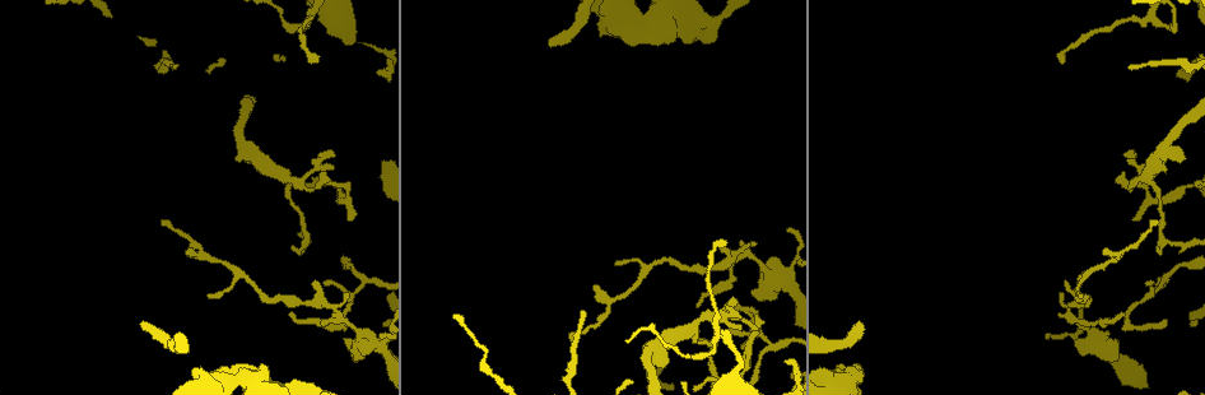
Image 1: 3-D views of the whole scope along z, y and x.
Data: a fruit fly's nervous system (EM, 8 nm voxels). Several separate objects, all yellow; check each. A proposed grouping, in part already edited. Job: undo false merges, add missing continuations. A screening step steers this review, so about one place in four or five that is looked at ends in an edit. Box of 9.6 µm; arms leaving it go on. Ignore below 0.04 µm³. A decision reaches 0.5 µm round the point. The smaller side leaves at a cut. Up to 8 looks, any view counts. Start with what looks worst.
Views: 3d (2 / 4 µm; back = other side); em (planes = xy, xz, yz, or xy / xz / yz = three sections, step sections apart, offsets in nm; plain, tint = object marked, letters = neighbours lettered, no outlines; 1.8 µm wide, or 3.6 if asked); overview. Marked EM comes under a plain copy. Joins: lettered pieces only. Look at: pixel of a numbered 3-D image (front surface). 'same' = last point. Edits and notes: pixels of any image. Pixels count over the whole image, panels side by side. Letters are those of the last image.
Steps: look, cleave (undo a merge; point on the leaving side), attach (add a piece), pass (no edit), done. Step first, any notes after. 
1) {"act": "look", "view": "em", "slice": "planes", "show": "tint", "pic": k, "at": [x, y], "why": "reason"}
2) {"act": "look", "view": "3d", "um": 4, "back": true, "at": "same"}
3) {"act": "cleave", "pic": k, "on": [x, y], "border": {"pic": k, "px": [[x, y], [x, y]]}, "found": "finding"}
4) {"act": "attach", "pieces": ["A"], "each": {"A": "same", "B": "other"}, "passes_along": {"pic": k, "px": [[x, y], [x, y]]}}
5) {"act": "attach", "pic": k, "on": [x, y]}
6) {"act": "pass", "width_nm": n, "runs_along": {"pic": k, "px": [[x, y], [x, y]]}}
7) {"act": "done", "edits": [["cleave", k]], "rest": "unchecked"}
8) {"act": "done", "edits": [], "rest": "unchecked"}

{"act": "look", "view": "3d", "um": 2, "pic": 1, "at": [739, 254], "why": "sharp bend"}

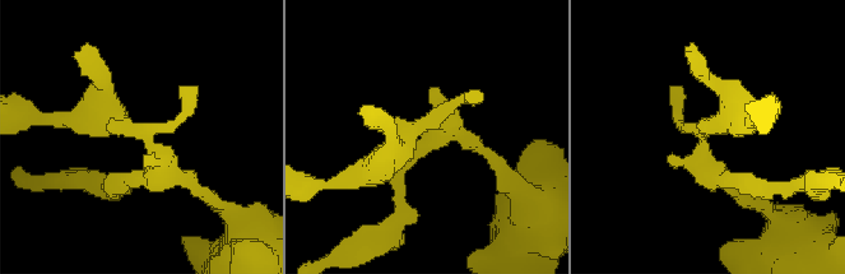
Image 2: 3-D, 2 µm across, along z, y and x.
{"act": "look", "view": "em", "slice": "planes", "show": "letters", "pic": 2, "at": [141, 130]}

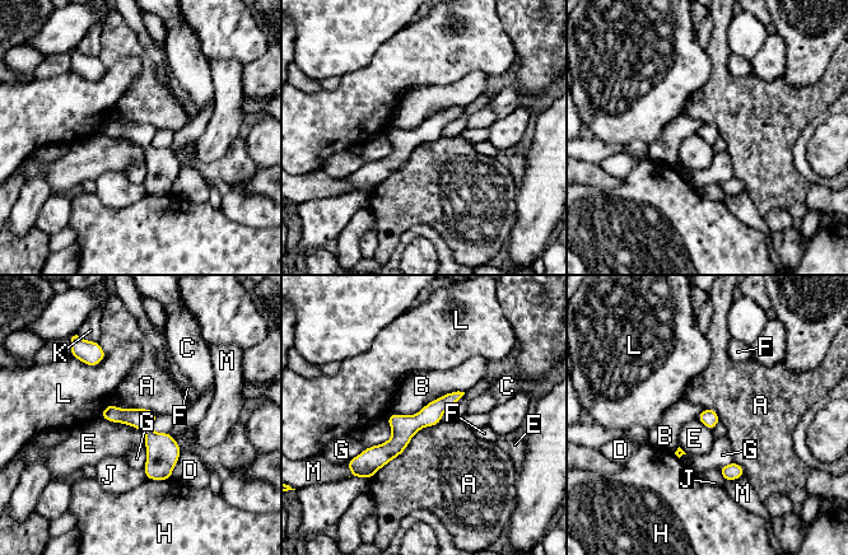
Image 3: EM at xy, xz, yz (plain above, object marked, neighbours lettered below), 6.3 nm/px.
{"act": "pass", "width_nm": 110, "each": {"A": "other", "B": "other", "C": "other", "D": "other", "E": "other", "F": "other", "G": "other", "H": "other", "J": "other", "K": "other", "L": "other", "M": "other"}, "border": {"pic": 3, "px": [[427, 402], [414, 414], [397, 414]]}, "found": "all the same cell"}

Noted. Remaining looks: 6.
{"act": "look", "view": "3d", "um": 2, "pic": 1, "at": [663, 365], "why": "stops while still wide"}

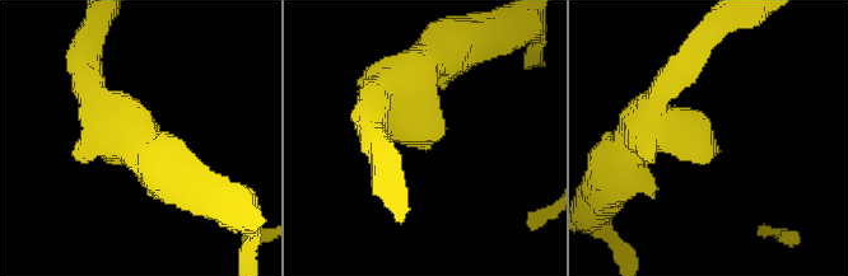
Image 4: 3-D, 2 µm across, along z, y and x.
{"act": "look", "view": "em", "slice": "yz", "step": 16, "show": "tint", "pic": 4, "at": [426, 152], "why": "now the EM"}

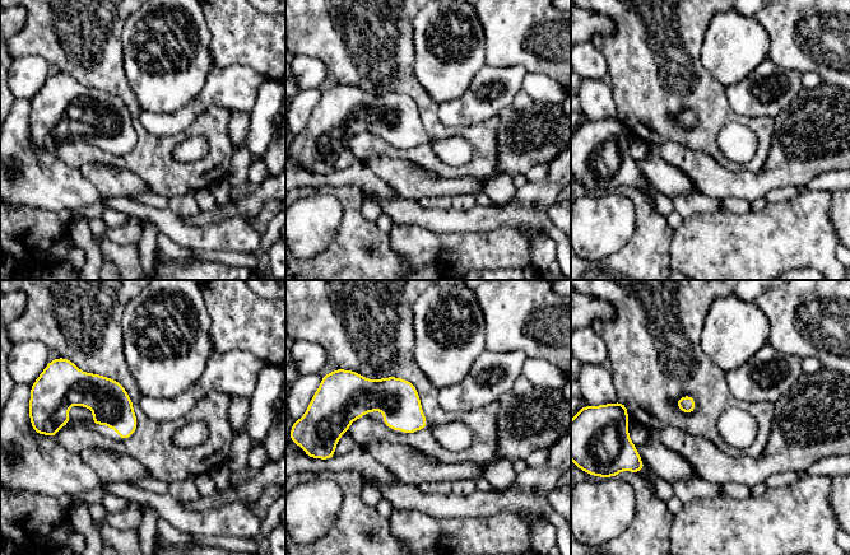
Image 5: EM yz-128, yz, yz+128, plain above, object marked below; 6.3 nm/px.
{"act": "look", "view": "em", "slice": "yz", "step": 16, "show": "letters", "at": "same", "why": "see the neighbours"}

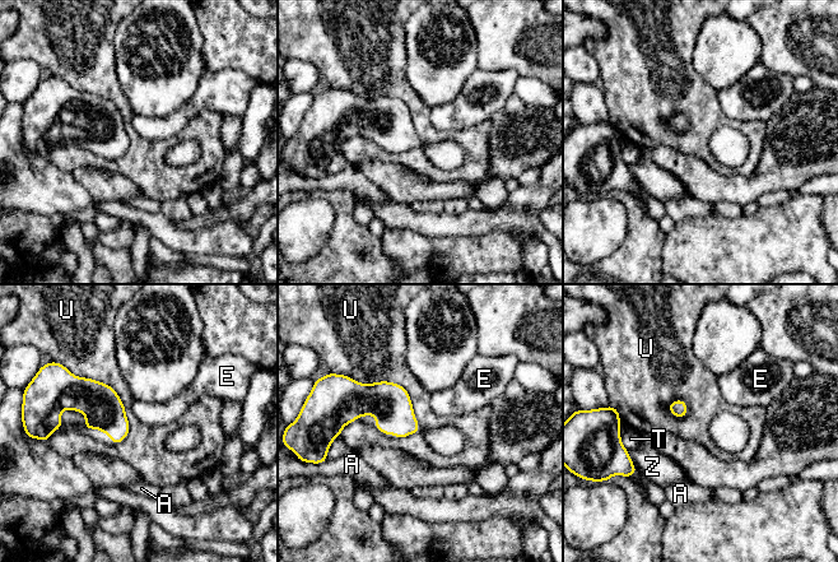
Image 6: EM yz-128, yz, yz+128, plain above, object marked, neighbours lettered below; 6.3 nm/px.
{"act": "pass", "longest_contact_nm": ["U", 550], "each": {"A": "other", "E": "other", "T": "other", "U": "other", "Z": "other"}, "border": {"pic": 6, "px": [[349, 375], [400, 384], [420, 428]]}, "found": "none of them fits"}

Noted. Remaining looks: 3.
{"act": "look", "view": "em", "slice": "yz", "step": 4, "show": "letters", "pic": 1, "at": [1105, 251], "why": "thin end"}

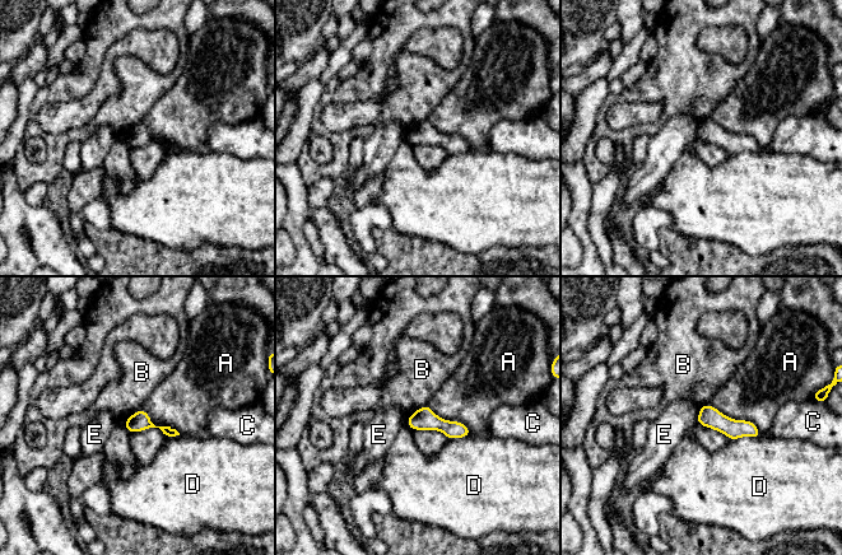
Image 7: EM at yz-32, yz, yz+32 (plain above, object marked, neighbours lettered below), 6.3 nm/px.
{"act": "pass", "longest_contact_nm": ["A", 380], "each": {"A": "other", "B": "other", "C": "other", "D": "other", "E": "other"}, "runs_along": {"pic": 7, "px": [[702, 410], [731, 428], [756, 433]]}, "found": "none of them fits"}

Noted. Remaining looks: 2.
{"act": "look", "view": "3d", "um": 4, "pic": 1, "at": [639, 33], "why": "sudden change in width"}

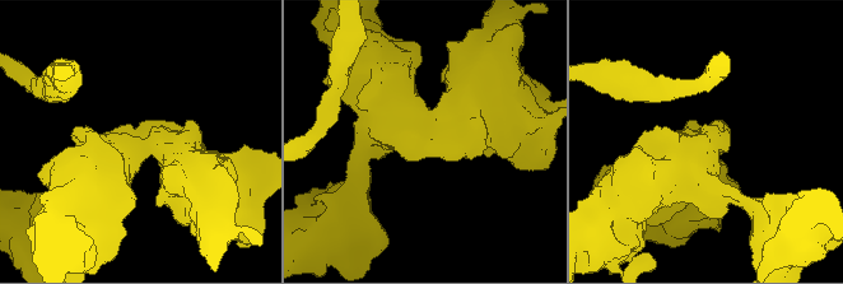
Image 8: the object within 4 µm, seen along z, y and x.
{"act": "look", "view": "em", "um": 3.6, "slice": "xz", "step": 8, "show": "letters", "pic": 8, "at": [421, 137], "arm_widths_nm": [500, 850], "why": "now the EM"}

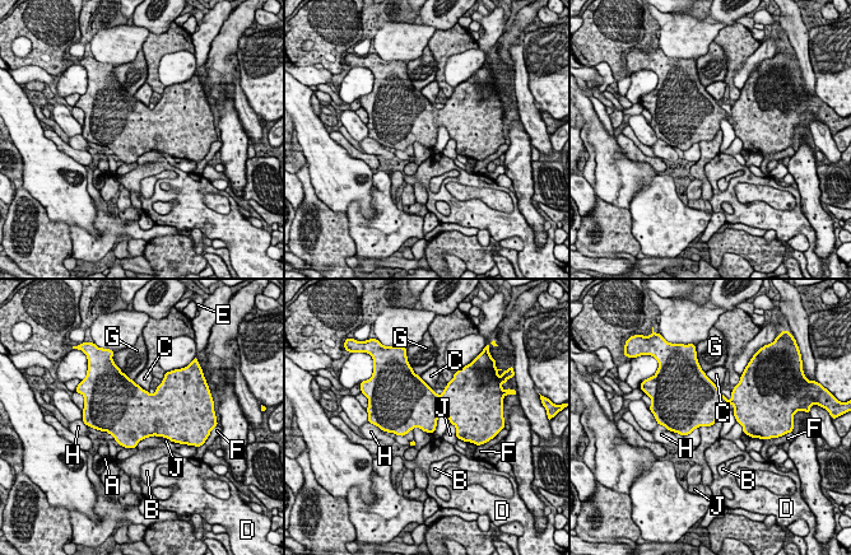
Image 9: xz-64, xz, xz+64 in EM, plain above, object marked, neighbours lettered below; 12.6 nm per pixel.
{"act": "pass", "width_nm": 320, "each": {"A": "other", "B": "other", "C": "other", "D": "other", "E": "other", "F": "other", "G": "other", "H": "other", "J": "other"}, "border": {"pic": 9, "px": [[720, 414], [711, 425], [697, 428]]}, "found": "all the same cell"}

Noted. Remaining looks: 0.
{"act": "done", "edits": [], "rest": "unchecked"}

